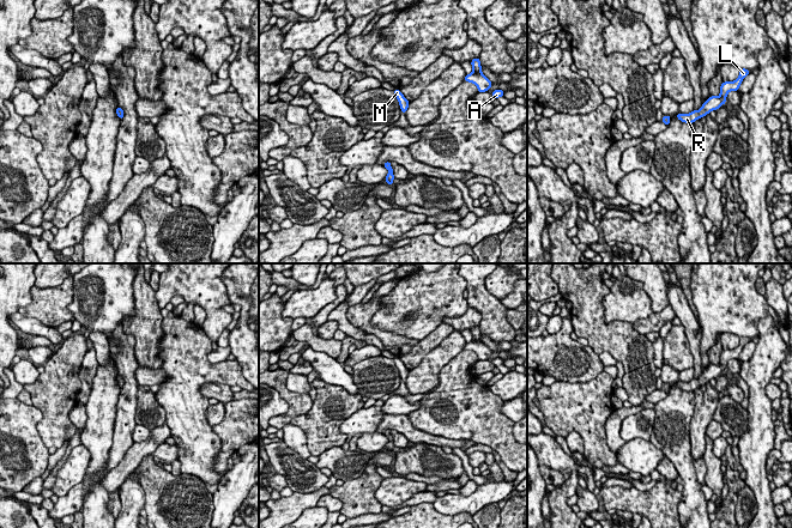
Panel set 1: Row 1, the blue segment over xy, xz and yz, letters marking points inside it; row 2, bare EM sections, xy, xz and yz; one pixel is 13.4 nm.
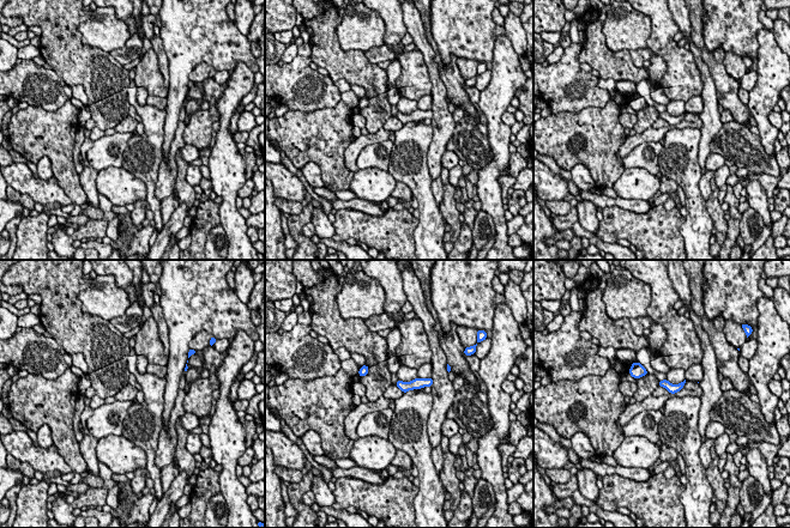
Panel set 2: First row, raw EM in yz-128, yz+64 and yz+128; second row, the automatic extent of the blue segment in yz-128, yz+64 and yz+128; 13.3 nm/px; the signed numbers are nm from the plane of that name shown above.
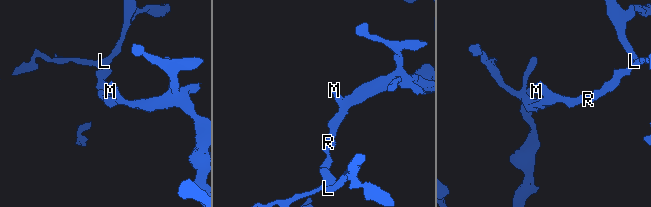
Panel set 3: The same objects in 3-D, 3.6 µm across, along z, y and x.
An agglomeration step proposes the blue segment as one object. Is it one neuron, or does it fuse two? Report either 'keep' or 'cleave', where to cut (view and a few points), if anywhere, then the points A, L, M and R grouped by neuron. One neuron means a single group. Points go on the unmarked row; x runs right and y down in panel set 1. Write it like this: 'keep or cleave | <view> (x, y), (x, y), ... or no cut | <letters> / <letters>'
keep | no cut | A L M R

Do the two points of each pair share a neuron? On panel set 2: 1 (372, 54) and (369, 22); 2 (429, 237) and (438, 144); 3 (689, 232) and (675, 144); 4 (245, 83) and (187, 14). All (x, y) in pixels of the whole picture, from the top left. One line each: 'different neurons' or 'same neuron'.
1: different neurons
2: different neurons
3: same neuron
4: different neurons

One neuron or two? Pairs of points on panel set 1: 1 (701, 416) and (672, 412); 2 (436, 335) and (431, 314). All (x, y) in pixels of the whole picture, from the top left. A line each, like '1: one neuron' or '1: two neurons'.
1: two neurons
2: two neurons

